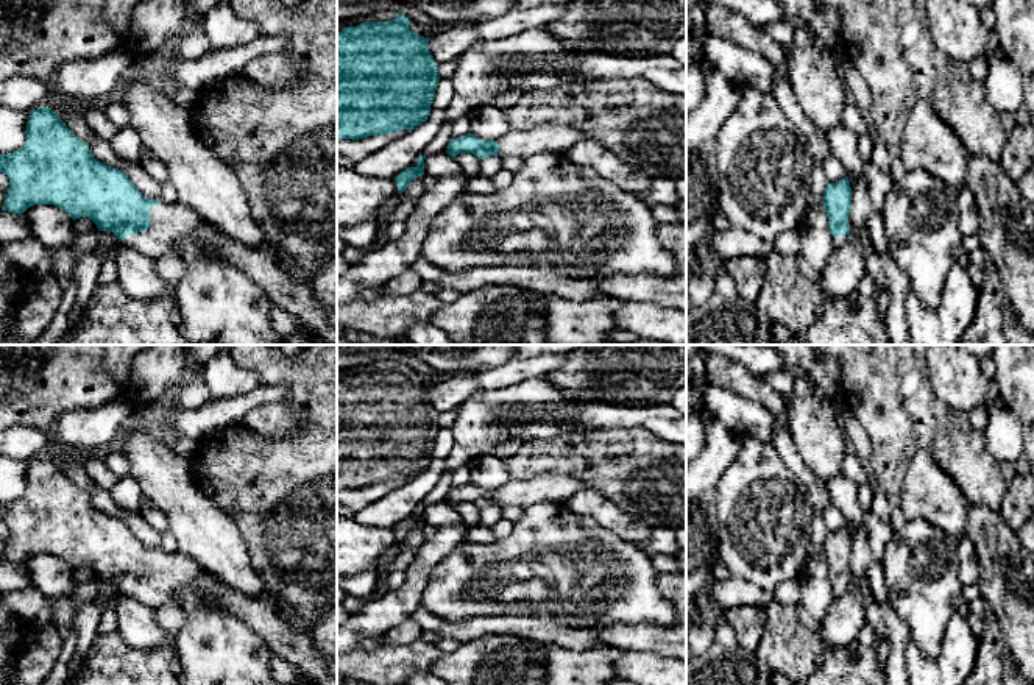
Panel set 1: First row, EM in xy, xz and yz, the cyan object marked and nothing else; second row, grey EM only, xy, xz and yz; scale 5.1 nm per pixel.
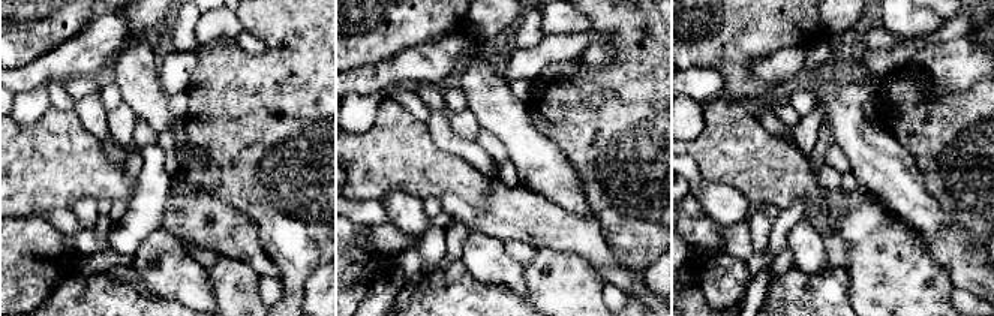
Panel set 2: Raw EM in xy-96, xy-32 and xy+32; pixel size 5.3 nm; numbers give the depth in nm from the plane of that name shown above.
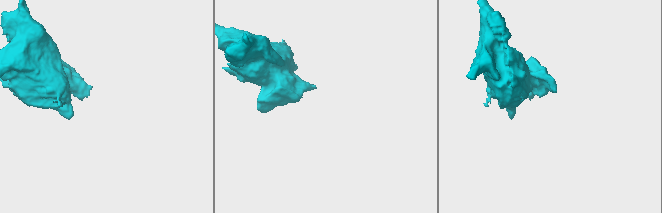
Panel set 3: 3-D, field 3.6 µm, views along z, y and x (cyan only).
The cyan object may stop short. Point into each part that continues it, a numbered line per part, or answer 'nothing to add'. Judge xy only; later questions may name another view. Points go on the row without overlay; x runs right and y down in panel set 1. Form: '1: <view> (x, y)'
1: xy (167, 571)

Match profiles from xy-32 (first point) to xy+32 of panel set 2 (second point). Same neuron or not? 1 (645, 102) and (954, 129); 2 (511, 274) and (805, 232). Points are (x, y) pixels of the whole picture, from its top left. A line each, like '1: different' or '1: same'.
1: same
2: same

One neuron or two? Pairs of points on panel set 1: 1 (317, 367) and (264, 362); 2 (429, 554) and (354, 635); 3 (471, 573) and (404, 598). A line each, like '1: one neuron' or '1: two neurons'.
1: one neuron
2: one neuron
3: two neurons

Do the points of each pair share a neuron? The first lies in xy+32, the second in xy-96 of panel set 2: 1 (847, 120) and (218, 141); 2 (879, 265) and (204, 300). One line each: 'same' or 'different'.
1: different
2: different

